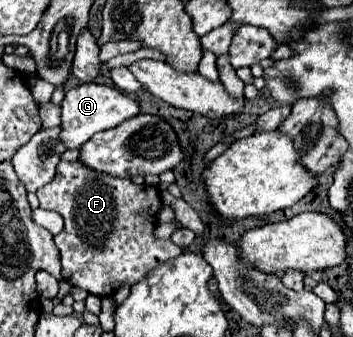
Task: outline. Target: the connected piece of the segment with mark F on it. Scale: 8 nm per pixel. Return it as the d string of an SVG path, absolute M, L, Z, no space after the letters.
M62 161L58 165L54 181L50 181L46 187L36 191L36 197L42 209L58 211L64 217L64 231L54 237L54 243L62 255L64 281L92 295L106 297L106 295L112 295L124 283L134 285L144 275L148 275L154 267L182 253L182 249L174 245L170 239L160 239L154 235L154 229L158 223L156 217L162 207L158 187L152 187L146 183L136 185L130 179L118 179L112 175L100 175L100 171L88 171L88 167L84 167L80 161L72 161L72 163Z

